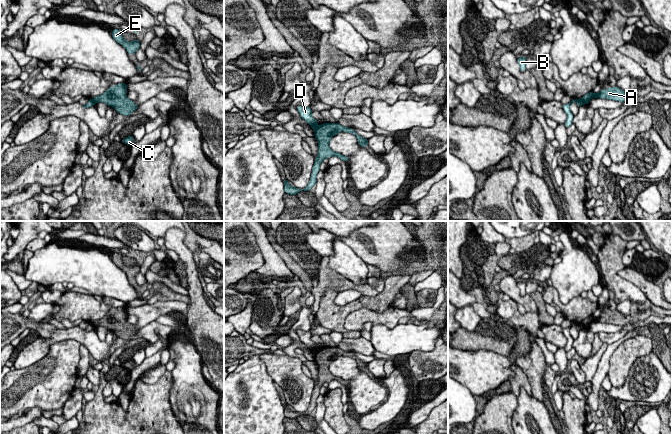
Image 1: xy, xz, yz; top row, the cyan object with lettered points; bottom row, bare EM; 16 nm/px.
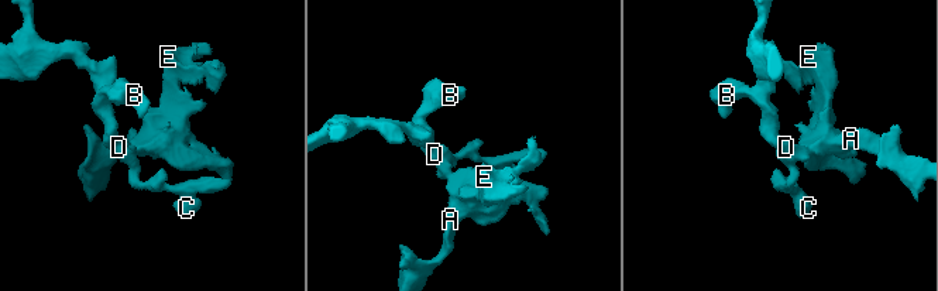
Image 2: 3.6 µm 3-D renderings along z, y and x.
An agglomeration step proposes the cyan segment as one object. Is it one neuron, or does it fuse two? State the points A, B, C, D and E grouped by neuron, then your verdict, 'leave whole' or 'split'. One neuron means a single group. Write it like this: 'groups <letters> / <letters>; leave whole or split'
groups A E / B C D; split

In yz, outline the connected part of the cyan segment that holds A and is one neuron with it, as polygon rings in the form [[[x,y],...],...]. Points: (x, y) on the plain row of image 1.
[[[609,311],[608,313],[603,313],[599,315],[598,318],[594,318],[593,315],[590,315],[589,317],[585,318],[583,321],[581,321],[579,324],[583,326],[583,328],[588,329],[591,322],[601,322],[601,323],[608,323],[608,324],[614,324],[619,326],[625,326],[627,323],[634,323],[634,320],[631,315],[623,315],[619,311]]]

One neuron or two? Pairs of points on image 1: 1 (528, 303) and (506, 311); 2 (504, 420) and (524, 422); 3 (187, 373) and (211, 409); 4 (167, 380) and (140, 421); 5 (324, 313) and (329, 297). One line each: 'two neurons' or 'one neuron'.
1: two neurons
2: two neurons
3: one neuron
4: one neuron
5: one neuron

